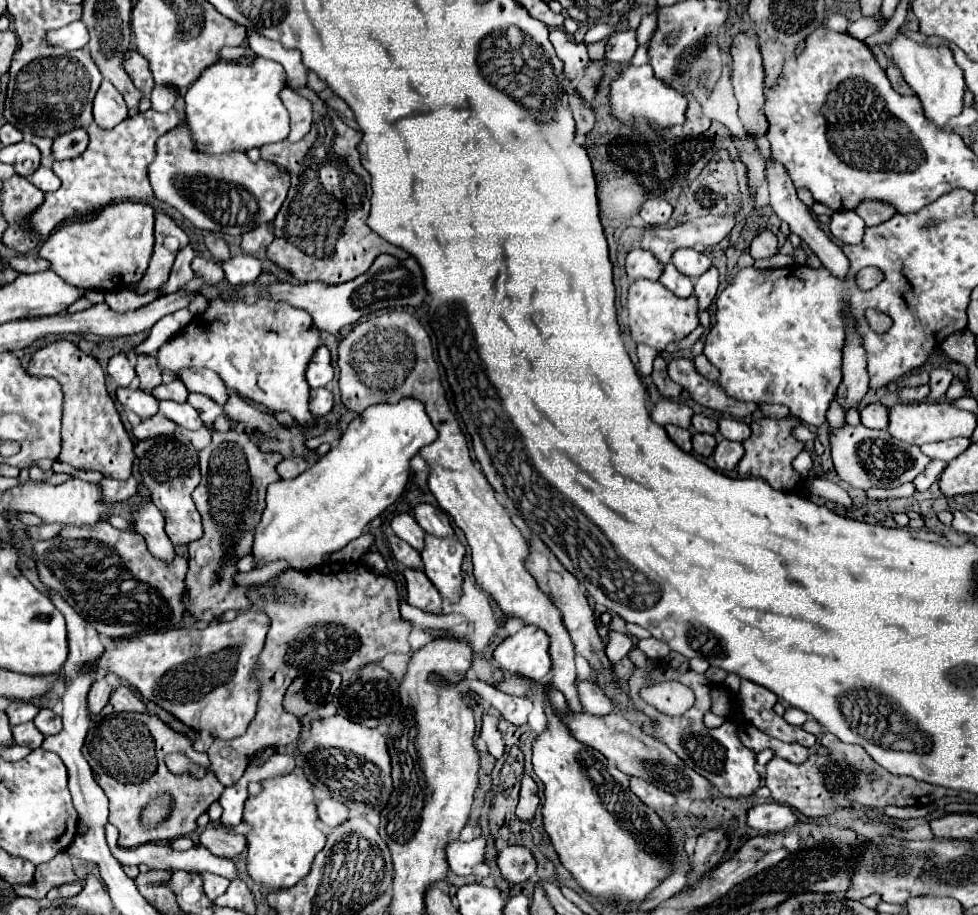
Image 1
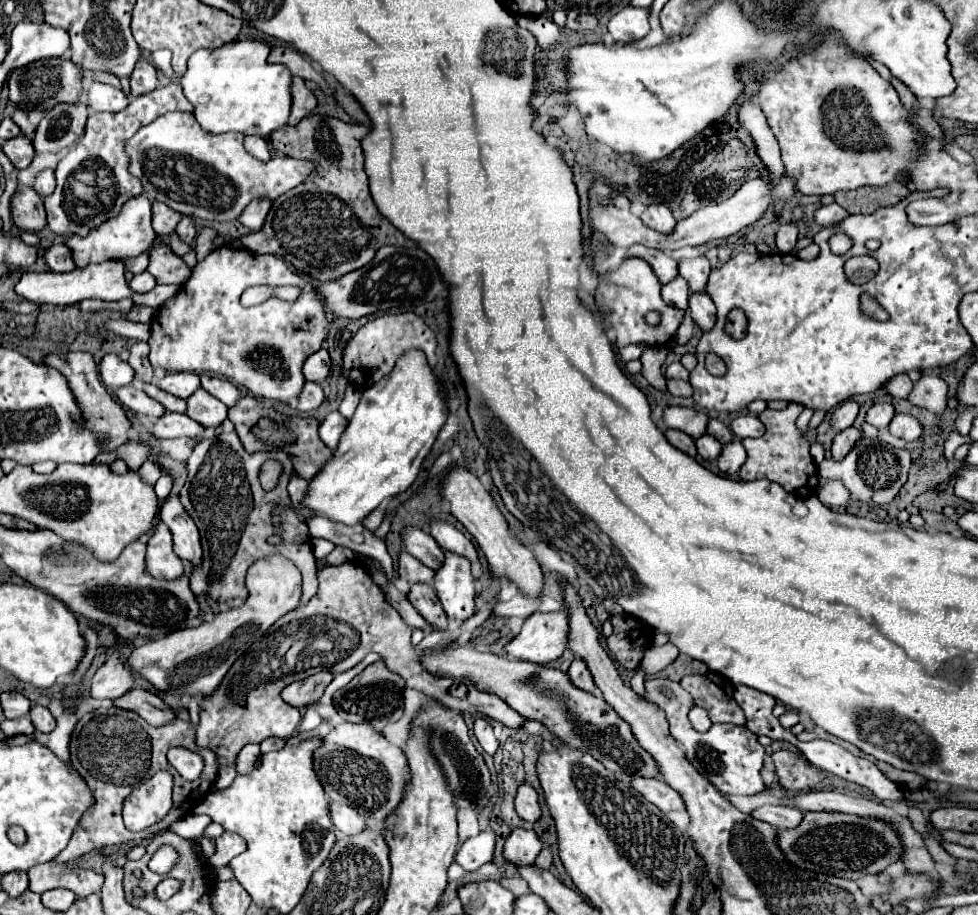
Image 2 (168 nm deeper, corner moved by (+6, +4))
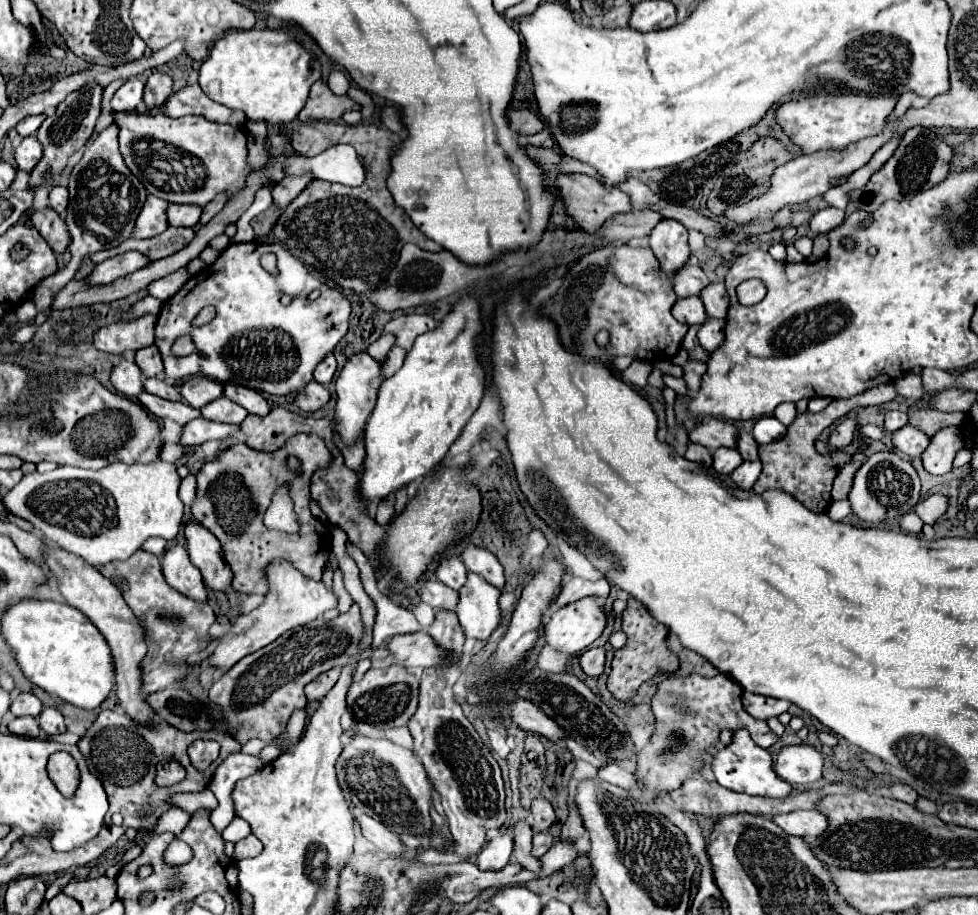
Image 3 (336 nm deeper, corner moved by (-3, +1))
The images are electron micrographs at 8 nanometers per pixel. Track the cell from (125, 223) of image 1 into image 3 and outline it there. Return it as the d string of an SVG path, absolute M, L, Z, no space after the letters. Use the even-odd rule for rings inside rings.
M148 196L138 220L136 220L136 228L134 228L134 236L136 238L154 238L158 234L162 234L168 228L168 218L166 218L166 208L168 202L156 196Z

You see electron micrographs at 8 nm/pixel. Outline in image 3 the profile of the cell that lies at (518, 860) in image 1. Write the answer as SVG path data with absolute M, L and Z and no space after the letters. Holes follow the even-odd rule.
M540 832L540 834L534 834L534 842L532 842L532 854L536 858L540 858L542 854L546 854L546 850L552 846L554 842L554 836L550 832Z

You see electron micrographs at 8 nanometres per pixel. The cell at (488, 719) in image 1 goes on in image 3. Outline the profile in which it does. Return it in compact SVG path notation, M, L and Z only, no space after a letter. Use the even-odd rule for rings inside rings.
M488 730L488 736L490 736L490 746L494 748L494 752L496 752L498 756L506 758L508 752L510 752L510 748L508 748L508 744L506 744L506 736L504 736L502 732L498 732L498 730Z

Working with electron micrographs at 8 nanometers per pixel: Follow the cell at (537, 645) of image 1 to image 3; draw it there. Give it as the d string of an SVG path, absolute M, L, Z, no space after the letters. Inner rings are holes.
M594 596L556 610L546 624L546 644L568 654L586 650L606 628L606 612Z

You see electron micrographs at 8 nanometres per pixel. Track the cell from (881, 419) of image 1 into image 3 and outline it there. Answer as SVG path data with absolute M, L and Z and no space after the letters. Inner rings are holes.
M898 410L886 412L886 418L884 418L884 430L886 432L896 432L906 424L908 424L908 414L906 412L898 412Z

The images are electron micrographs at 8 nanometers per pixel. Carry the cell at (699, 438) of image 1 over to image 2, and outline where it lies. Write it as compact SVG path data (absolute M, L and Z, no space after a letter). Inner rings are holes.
M701 435L701 437L695 441L695 445L697 445L697 453L699 453L703 459L707 459L707 461L717 459L717 455L721 453L721 443L719 443L717 439L713 439L711 435Z

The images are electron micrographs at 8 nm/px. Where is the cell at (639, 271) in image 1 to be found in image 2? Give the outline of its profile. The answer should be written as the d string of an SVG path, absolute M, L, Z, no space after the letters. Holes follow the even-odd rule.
M631 245L627 249L625 259L631 259L631 257L645 259L651 265L651 269L655 271L655 275L661 283L669 283L669 279L675 279L675 275L679 273L677 261L671 255L667 255L659 249L649 249L649 247L643 247L643 245Z

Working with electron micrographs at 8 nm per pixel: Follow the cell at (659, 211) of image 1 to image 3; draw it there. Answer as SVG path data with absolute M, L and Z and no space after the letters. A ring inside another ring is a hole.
M662 220L650 234L650 248L660 264L660 272L672 278L688 264L688 230L676 220Z

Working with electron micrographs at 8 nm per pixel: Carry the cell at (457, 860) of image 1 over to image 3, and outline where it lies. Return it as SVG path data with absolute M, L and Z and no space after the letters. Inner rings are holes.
M506 832L500 838L490 840L478 854L476 864L480 870L502 870L510 862L512 836Z

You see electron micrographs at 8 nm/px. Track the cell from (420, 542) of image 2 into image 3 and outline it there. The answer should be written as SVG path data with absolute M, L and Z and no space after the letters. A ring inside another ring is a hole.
M444 554L442 560L438 562L438 570L436 570L436 578L446 584L448 588L452 590L460 590L466 582L466 566L462 564L462 560L458 556L450 556L450 554Z

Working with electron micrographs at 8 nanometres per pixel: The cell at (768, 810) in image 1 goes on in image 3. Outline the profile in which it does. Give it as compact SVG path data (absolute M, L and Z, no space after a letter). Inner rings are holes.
M796 810L782 816L774 816L774 822L786 830L786 834L800 836L806 840L818 838L828 828L828 818L818 810Z

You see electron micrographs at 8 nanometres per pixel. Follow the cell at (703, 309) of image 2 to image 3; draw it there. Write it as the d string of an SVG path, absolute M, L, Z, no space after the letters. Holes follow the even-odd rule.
M708 318L702 328L698 330L698 342L706 352L714 352L724 342L724 320Z

